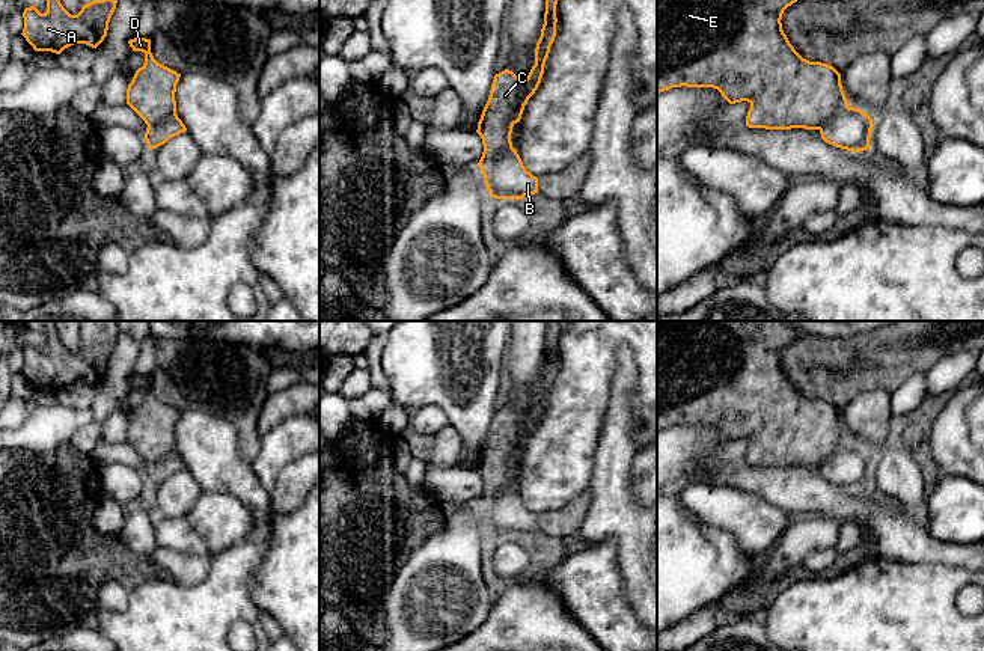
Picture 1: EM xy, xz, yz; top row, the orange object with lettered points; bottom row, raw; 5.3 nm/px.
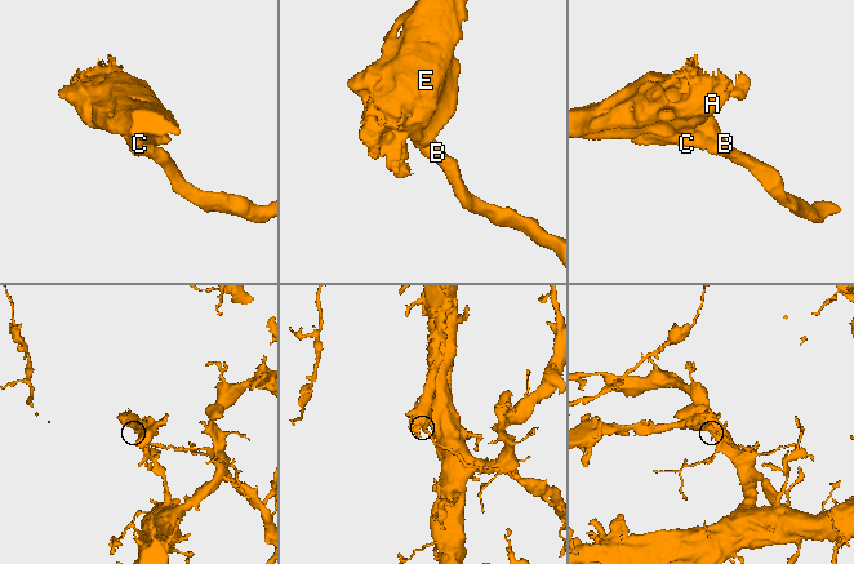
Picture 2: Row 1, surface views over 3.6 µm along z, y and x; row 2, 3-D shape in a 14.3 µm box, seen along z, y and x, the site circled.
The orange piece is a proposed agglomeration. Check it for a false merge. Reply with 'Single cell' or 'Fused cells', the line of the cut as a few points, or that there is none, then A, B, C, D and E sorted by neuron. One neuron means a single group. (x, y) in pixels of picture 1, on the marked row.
Fused cells. Split along xz (513, 148), (498, 154), (481, 168). Groups: A C D E / B

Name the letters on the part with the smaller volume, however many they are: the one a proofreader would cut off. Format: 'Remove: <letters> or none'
Remove: A, C, D, E

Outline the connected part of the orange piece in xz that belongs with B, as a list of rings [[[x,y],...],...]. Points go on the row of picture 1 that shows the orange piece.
[[[515,149],[497,155],[482,167],[484,182],[491,197],[523,199],[538,193],[538,178],[526,170]]]

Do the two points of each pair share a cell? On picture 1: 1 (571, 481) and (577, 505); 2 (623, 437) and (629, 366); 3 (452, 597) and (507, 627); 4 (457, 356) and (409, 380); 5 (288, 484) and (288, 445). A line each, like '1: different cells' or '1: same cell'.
1: different cells
2: same cell
3: different cells
4: same cell
5: different cells

